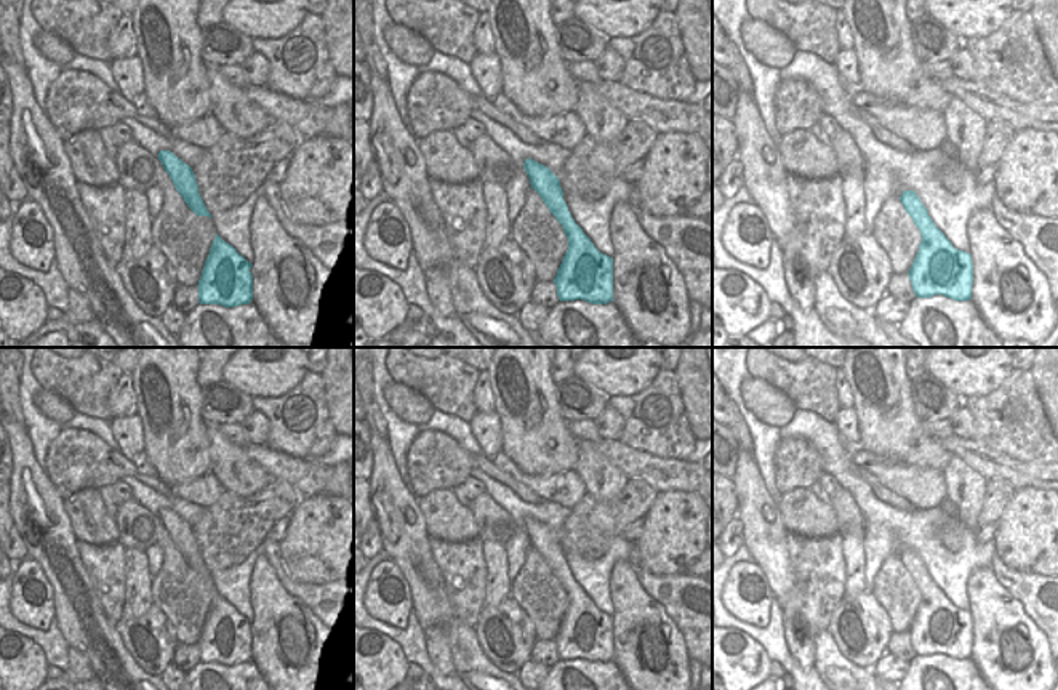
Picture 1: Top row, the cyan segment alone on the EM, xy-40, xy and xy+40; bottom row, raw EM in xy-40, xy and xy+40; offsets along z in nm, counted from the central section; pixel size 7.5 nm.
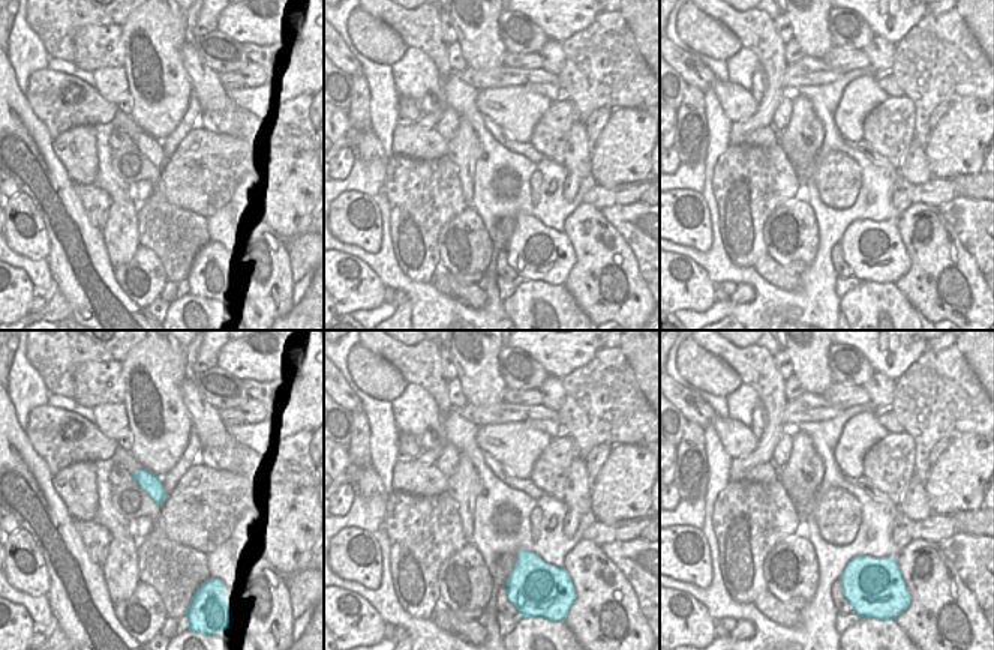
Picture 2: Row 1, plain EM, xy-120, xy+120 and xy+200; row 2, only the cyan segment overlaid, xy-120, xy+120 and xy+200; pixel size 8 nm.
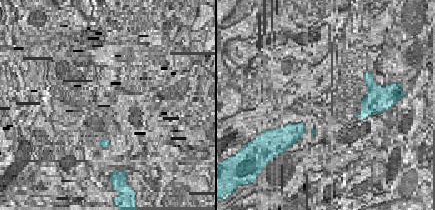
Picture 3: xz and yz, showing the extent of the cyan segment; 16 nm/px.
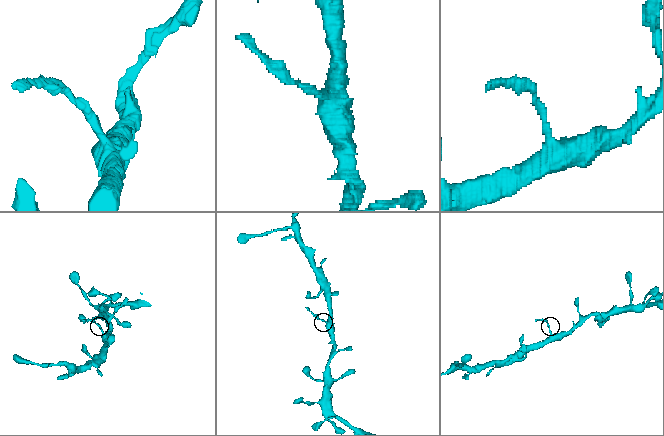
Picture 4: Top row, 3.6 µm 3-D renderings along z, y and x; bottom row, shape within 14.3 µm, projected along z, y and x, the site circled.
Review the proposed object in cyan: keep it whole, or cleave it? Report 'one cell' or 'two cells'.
two cells

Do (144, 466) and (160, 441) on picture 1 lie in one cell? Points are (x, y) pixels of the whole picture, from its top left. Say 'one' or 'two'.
two

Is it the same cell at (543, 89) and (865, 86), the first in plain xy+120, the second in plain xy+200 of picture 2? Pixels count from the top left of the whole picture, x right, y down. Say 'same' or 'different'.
different

